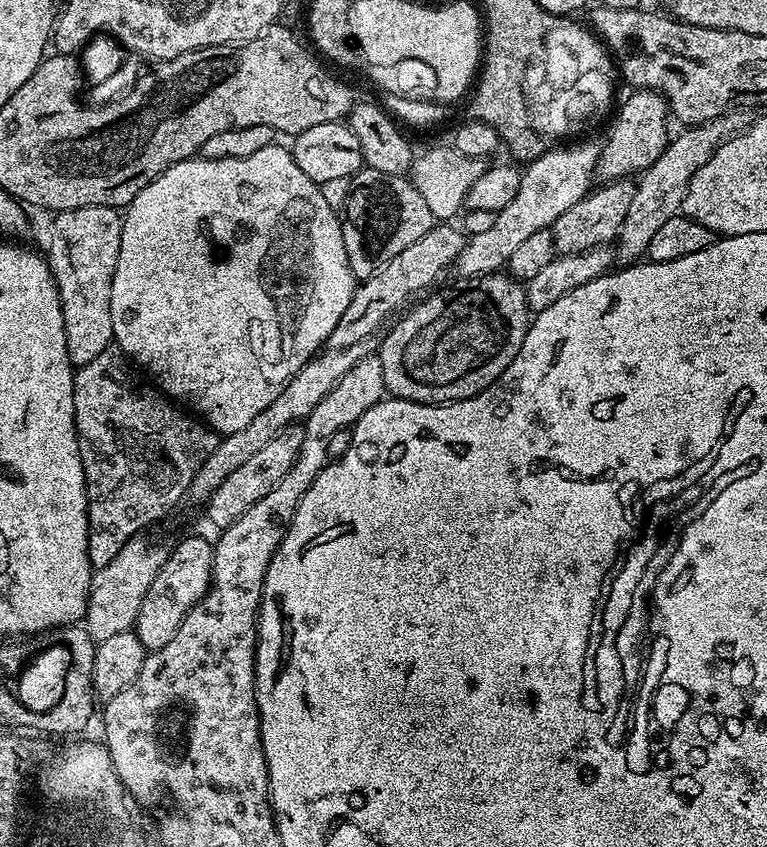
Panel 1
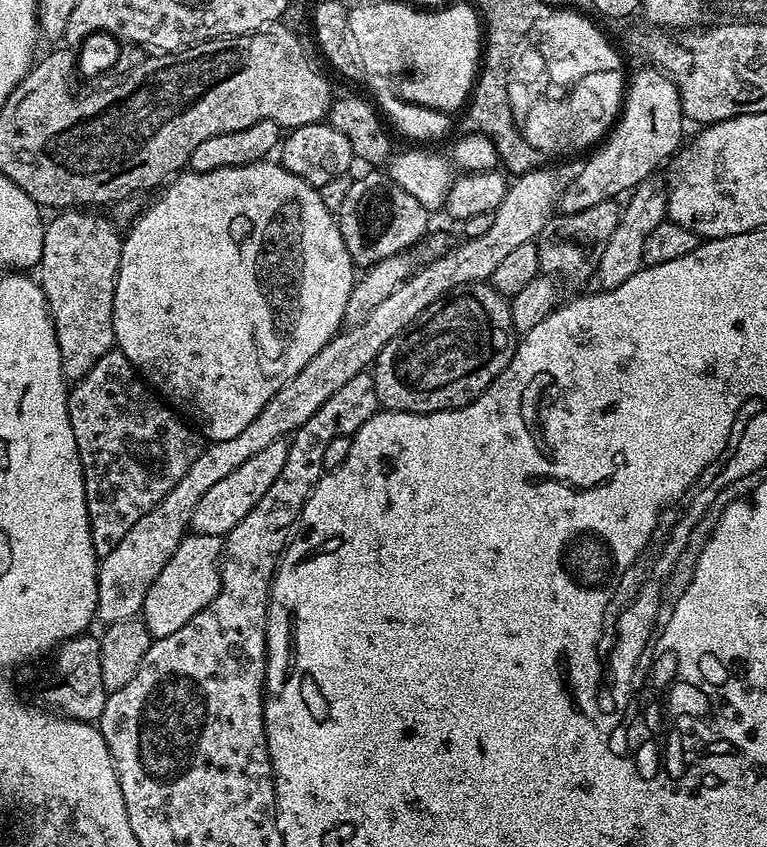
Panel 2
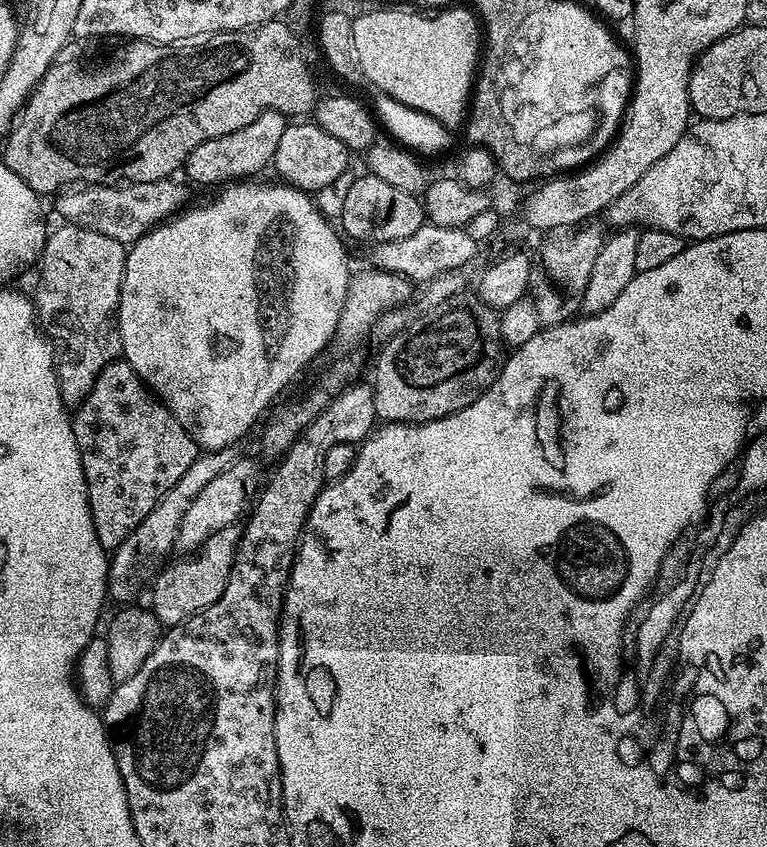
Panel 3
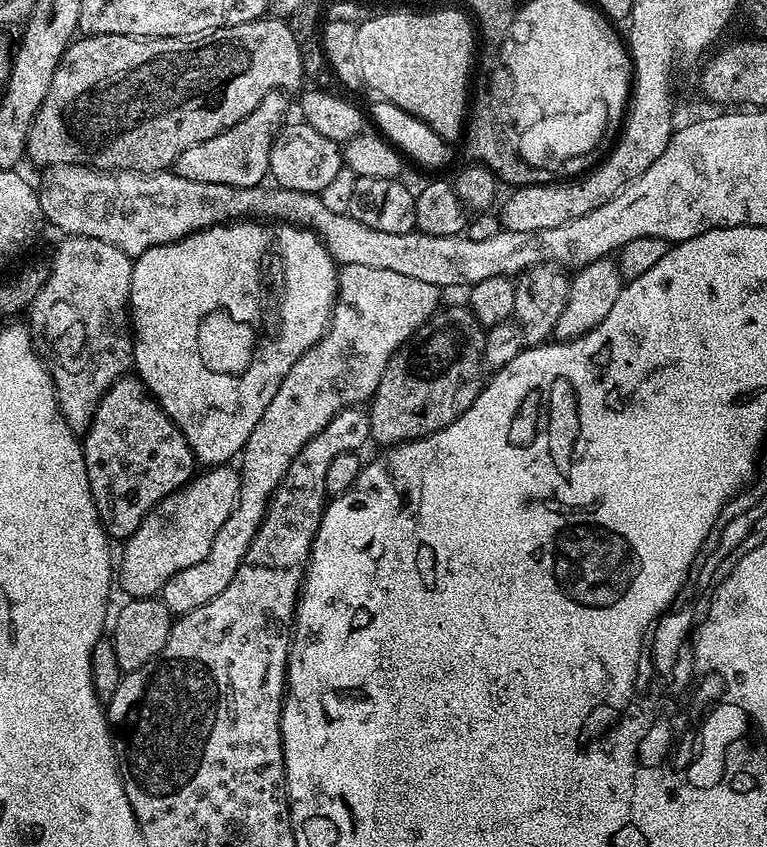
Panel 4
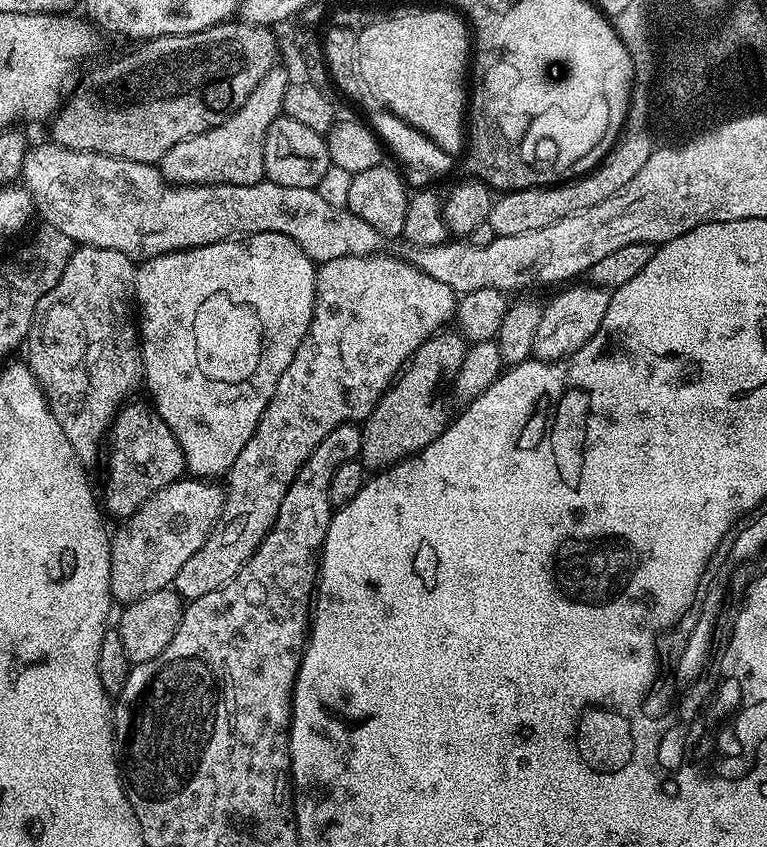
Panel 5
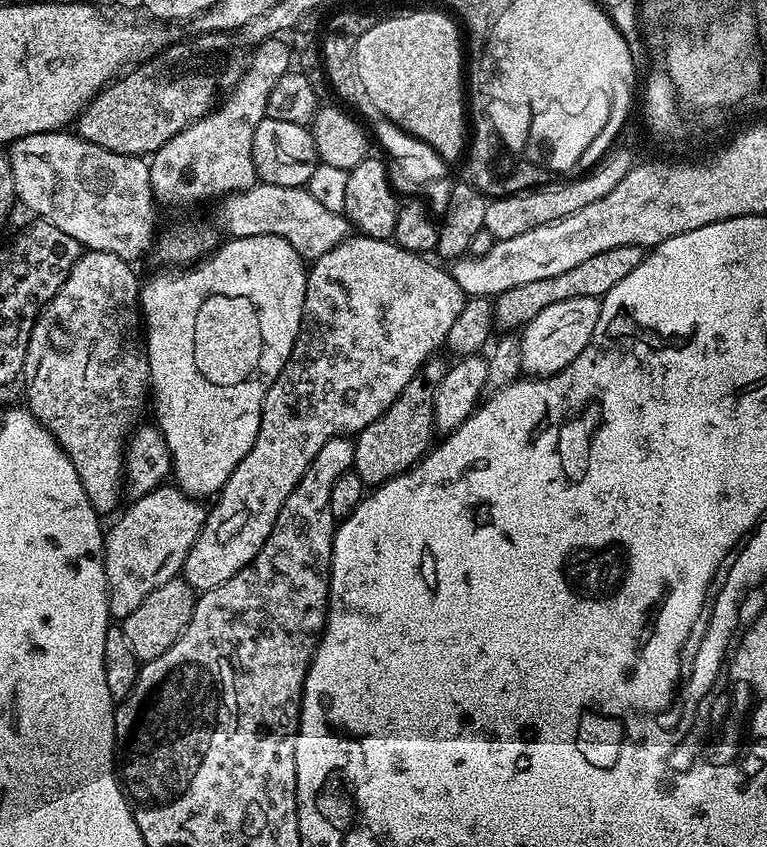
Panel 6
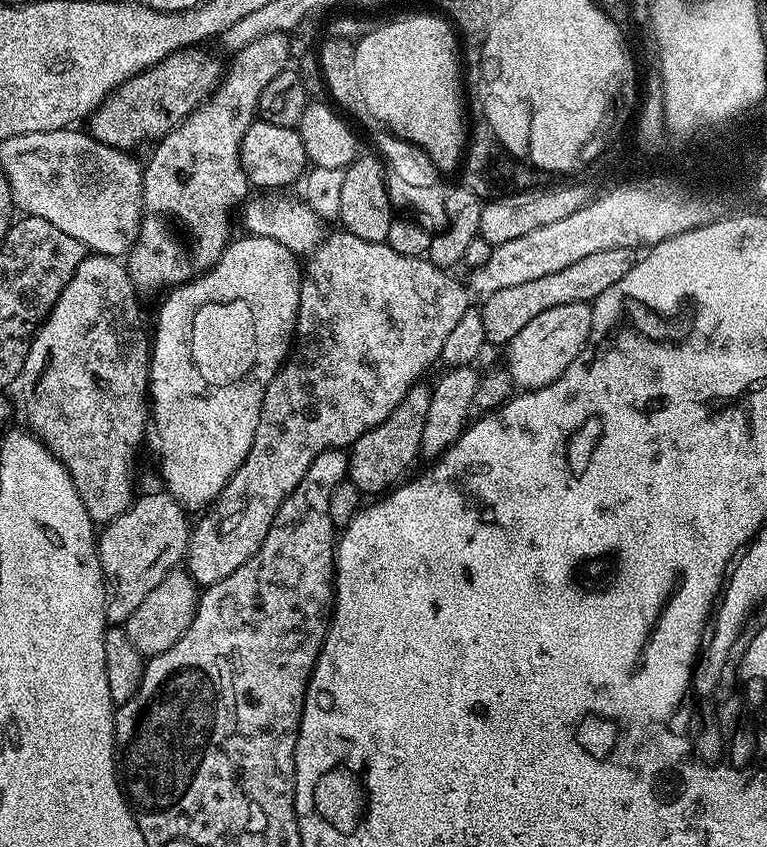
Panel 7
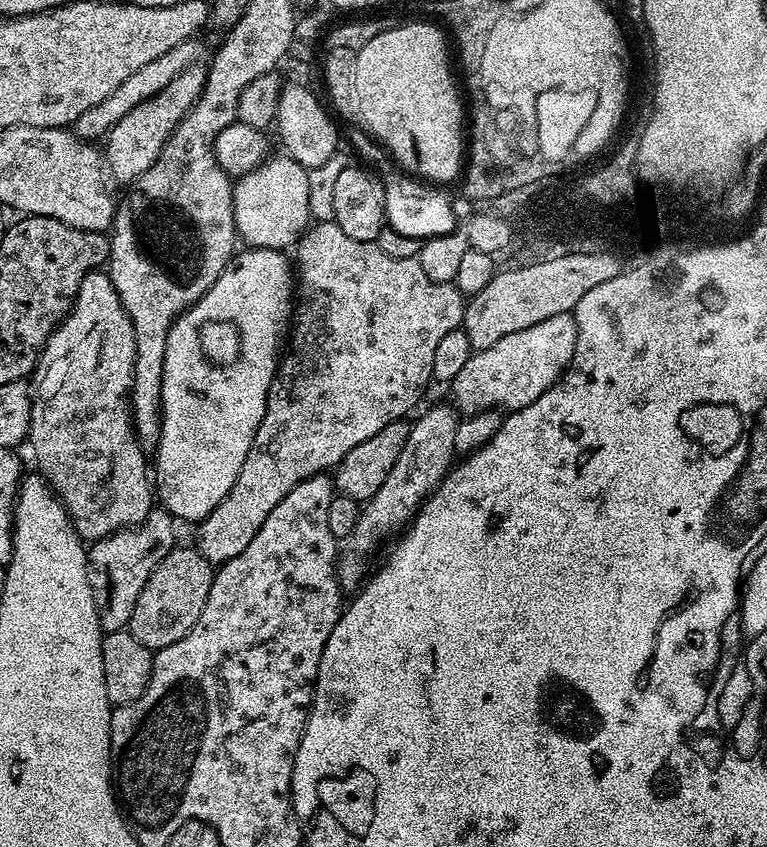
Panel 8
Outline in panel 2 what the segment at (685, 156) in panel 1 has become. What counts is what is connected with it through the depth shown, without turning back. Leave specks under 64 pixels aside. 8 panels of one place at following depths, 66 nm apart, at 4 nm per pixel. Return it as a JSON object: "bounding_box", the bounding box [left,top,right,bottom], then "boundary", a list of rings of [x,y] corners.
{"bounding_box":[594,178,668,289],"boundary":[[[649,178],[637,188],[632,189],[627,197],[628,205],[623,205],[620,221],[606,242],[601,258],[594,271],[595,279],[600,279],[605,289],[617,288],[626,282],[626,278],[634,278],[641,268],[645,267],[642,249],[646,246],[646,237],[654,226],[663,224],[668,214],[668,193],[663,183],[655,184],[655,179]]]}

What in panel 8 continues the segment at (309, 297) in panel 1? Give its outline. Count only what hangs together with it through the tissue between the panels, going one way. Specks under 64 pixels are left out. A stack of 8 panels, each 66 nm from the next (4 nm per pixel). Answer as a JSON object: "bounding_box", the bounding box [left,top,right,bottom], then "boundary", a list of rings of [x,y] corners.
{"bounding_box":[154,247,294,521],"boundary":[[[245,247],[237,251],[222,270],[222,274],[218,274],[214,286],[210,286],[210,290],[206,290],[206,294],[202,294],[202,298],[194,302],[194,306],[190,306],[177,318],[166,338],[166,354],[162,366],[162,398],[160,399],[160,441],[154,449],[154,455],[156,455],[154,488],[164,511],[170,513],[177,521],[205,520],[220,505],[222,498],[226,498],[226,494],[232,489],[238,478],[238,470],[242,470],[242,462],[246,462],[246,454],[250,454],[250,446],[262,422],[262,414],[266,410],[268,391],[276,376],[278,361],[282,356],[282,345],[285,343],[286,333],[290,328],[290,317],[294,312],[294,268],[289,257],[287,260],[284,256],[287,255],[278,248]]]}

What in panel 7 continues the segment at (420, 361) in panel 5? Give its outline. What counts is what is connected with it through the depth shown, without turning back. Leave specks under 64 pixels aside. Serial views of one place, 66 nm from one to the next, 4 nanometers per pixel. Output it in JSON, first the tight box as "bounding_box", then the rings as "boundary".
{"bounding_box":[347,382,432,494],"boundary":[[[421,382],[414,385],[406,394],[406,398],[402,398],[402,402],[390,414],[390,418],[386,418],[386,422],[374,426],[374,430],[362,434],[362,438],[358,438],[347,449],[347,479],[361,494],[387,493],[397,483],[395,480],[403,474],[406,468],[411,466],[412,459],[417,459],[431,398],[432,393],[427,383]]]}

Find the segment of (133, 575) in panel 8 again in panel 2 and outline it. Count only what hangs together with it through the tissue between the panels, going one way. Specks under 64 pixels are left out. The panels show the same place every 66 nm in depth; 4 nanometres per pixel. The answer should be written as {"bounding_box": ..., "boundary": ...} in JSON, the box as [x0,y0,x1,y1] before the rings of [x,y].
{"bounding_box":[191,439,288,538],"boundary":[[[287,439],[270,442],[270,446],[266,446],[266,450],[254,454],[254,458],[242,462],[242,466],[238,466],[238,470],[234,470],[228,477],[222,478],[222,482],[210,486],[210,490],[206,490],[206,494],[202,494],[202,502],[198,502],[198,506],[194,510],[191,531],[201,536],[223,538],[228,535],[230,530],[234,530],[234,526],[238,526],[238,522],[242,522],[242,518],[246,518],[246,514],[250,514],[250,510],[254,510],[254,506],[258,506],[258,502],[264,497],[266,490],[270,490],[270,486],[274,486],[274,478],[278,478],[278,474],[282,474],[282,466],[286,466],[288,446]]]}

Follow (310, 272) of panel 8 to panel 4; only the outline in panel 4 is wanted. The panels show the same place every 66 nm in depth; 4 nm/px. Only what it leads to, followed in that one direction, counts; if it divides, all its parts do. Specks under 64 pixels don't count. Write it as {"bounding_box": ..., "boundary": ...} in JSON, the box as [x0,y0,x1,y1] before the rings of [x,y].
{"bounding_box":[162,264,442,614],"boundary":[[[353,264],[339,269],[336,302],[328,319],[328,329],[317,344],[310,346],[310,350],[290,366],[290,374],[282,378],[278,394],[270,398],[266,414],[258,418],[258,426],[254,426],[239,457],[240,497],[230,518],[222,522],[222,530],[218,530],[210,554],[166,582],[162,599],[173,614],[198,610],[198,606],[218,598],[218,594],[230,586],[230,578],[234,578],[242,558],[246,558],[246,550],[250,550],[250,542],[254,542],[268,512],[268,502],[288,473],[298,450],[302,450],[334,414],[371,401],[390,358],[438,311],[442,304],[440,296],[442,290],[438,286],[409,278],[407,274],[397,274],[395,270]]]}

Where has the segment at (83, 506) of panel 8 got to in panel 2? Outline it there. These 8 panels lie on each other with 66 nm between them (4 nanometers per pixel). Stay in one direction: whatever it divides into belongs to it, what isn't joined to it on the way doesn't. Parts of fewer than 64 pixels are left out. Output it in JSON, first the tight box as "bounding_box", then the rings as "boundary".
{"bounding_box":[38,210,122,382],"boundary":[[[64,210],[47,221],[38,265],[38,283],[48,303],[68,382],[81,380],[102,354],[113,351],[116,342],[112,311],[122,236],[110,221],[88,212]]]}

